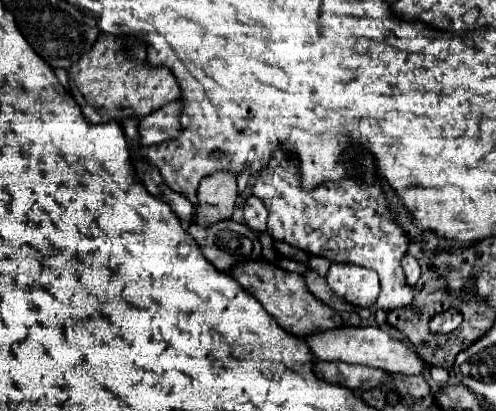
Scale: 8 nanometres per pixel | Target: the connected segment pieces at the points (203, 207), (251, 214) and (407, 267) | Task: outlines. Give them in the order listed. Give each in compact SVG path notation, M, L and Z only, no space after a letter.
M218 172L214 176L202 178L198 186L198 208L196 208L196 224L212 226L216 222L224 222L232 218L236 204L236 178L230 172Z
M256 196L246 198L244 222L246 222L254 232L266 232L266 218L268 218L268 212L266 212L264 204L262 204Z
M406 262L406 264L402 264L402 268L404 268L406 284L414 288L418 284L418 278L420 278L420 264L418 262Z

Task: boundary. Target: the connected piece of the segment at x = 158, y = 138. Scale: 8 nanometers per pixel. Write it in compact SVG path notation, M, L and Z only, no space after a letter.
M170 102L164 104L160 110L152 112L150 116L140 118L138 120L140 142L150 146L178 136L178 132L182 132L182 128L178 126L178 110L182 110L182 106L178 102Z

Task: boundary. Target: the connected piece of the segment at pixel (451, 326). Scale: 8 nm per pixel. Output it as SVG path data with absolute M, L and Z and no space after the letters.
M450 308L450 310L442 312L442 314L436 314L430 320L430 330L436 332L436 334L448 334L448 332L456 330L460 324L462 324L462 312Z

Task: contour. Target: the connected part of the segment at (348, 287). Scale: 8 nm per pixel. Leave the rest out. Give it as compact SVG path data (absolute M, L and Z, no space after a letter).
M332 264L326 274L328 286L356 308L370 308L376 304L380 284L374 270L354 264Z

